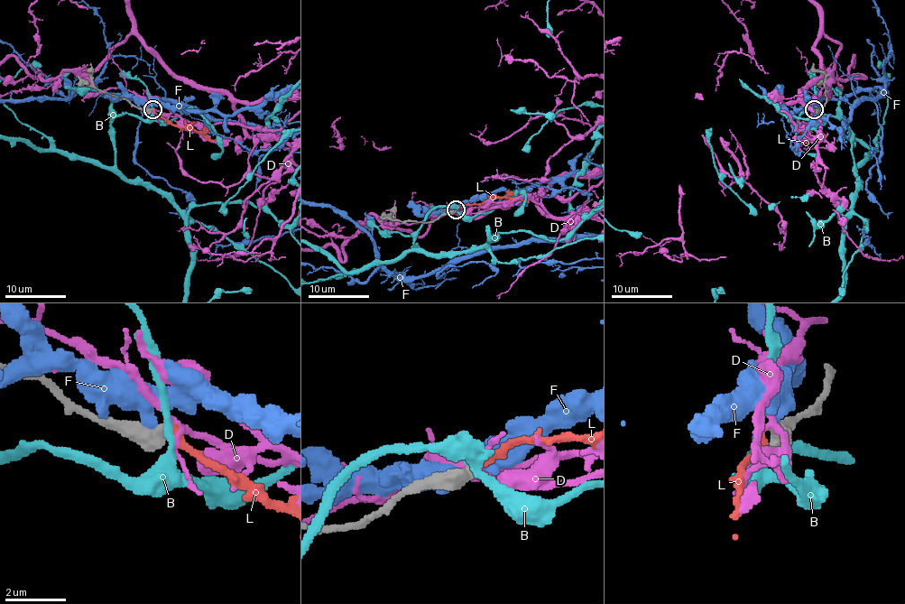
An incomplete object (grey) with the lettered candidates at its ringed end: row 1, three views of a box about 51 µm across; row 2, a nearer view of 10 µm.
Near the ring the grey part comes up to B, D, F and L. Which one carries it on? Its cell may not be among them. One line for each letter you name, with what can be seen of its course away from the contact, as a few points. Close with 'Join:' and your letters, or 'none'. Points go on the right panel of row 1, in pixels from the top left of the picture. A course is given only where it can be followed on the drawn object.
L: via (815, 108), (808, 125), (802, 130), (802, 139), (807, 144)
Join: L

